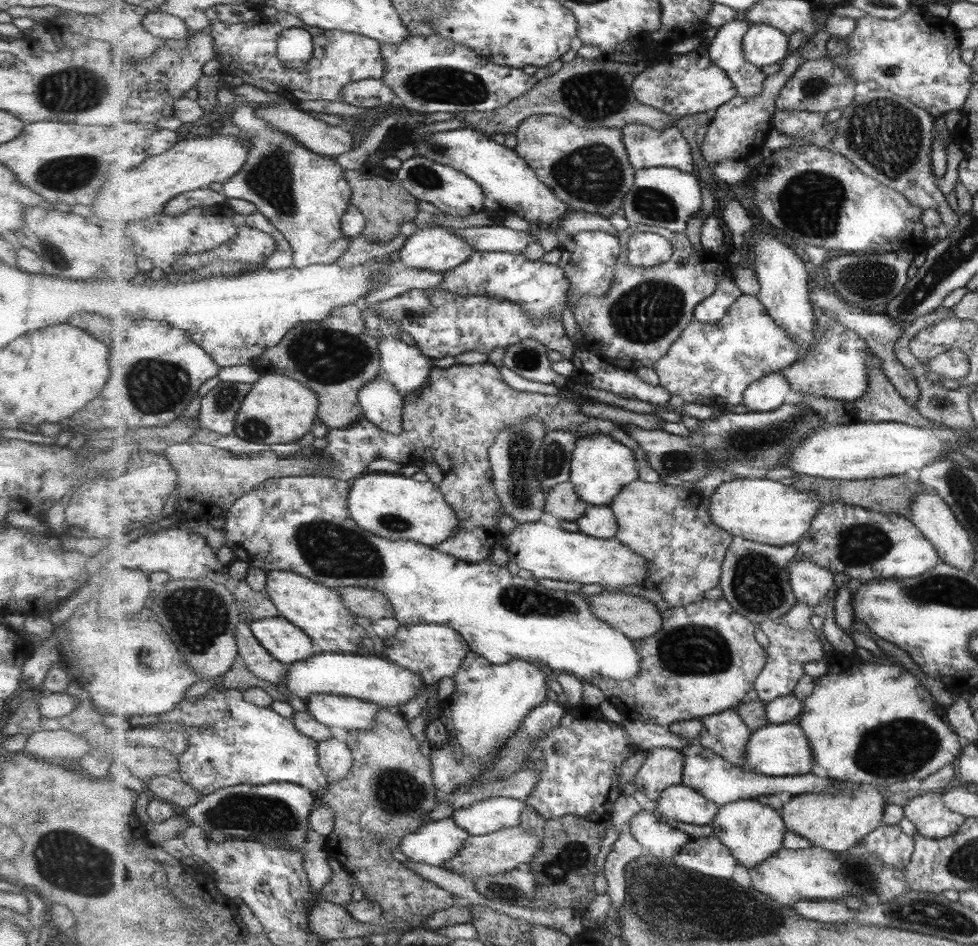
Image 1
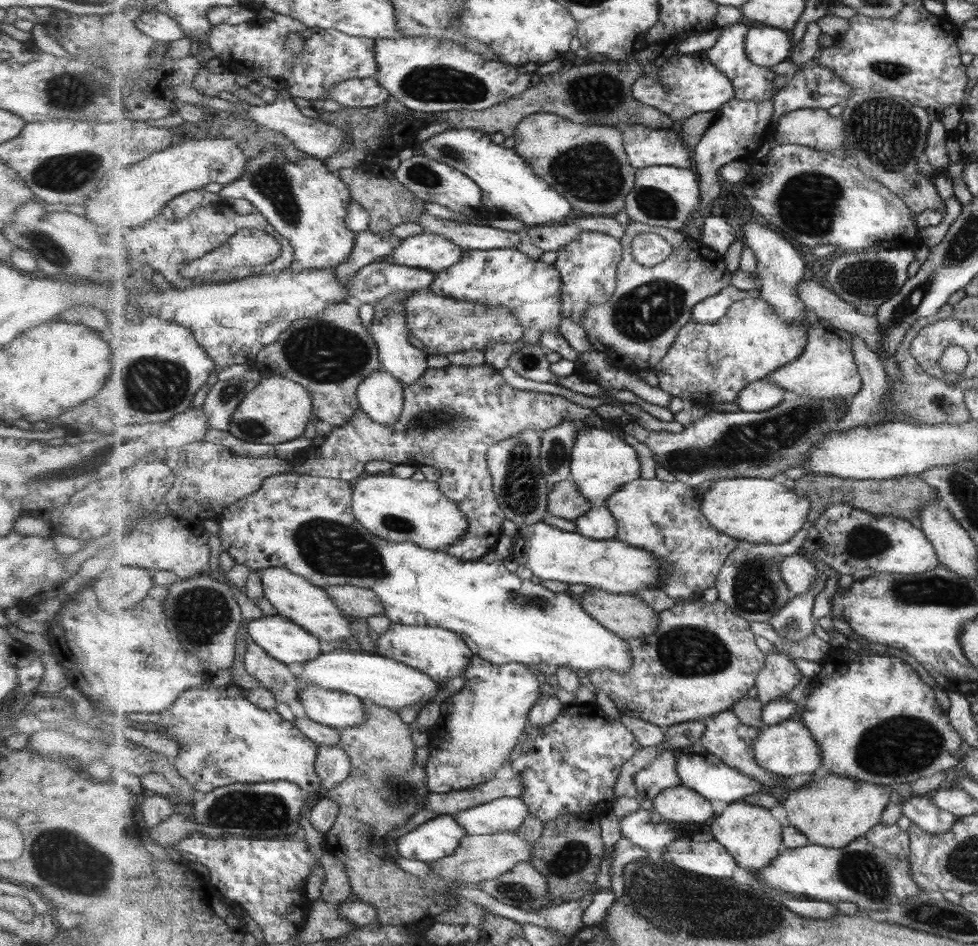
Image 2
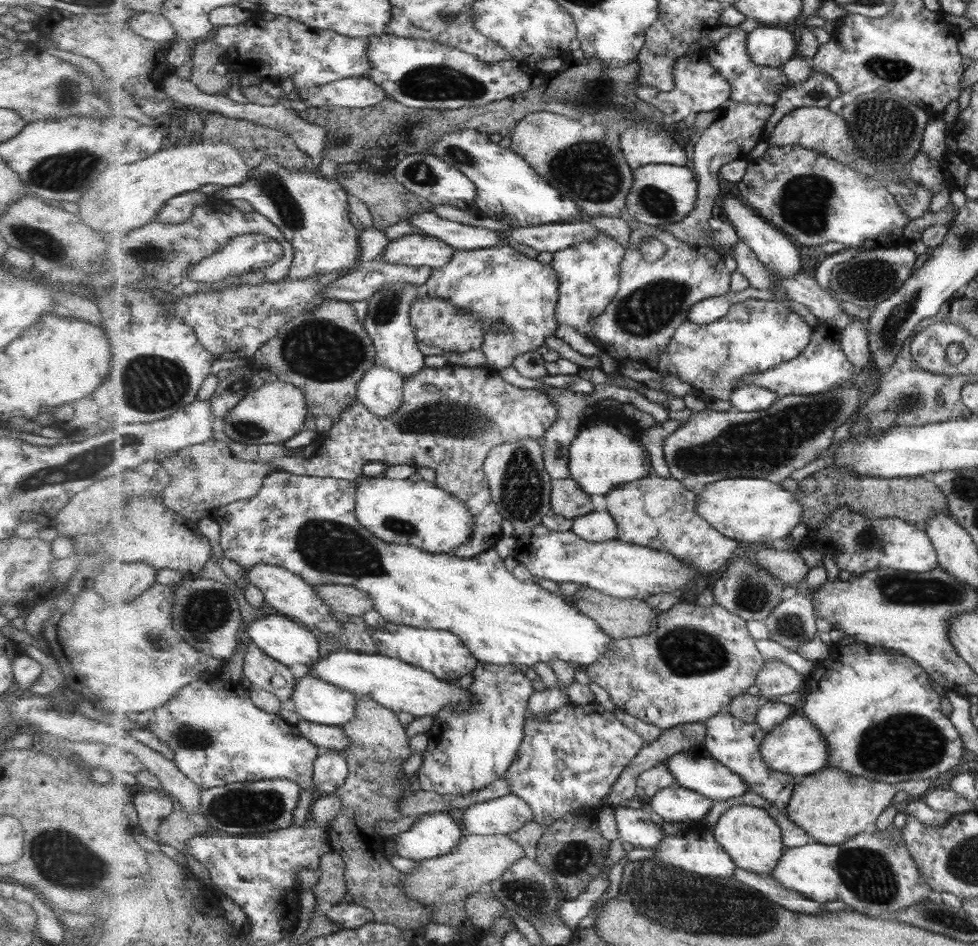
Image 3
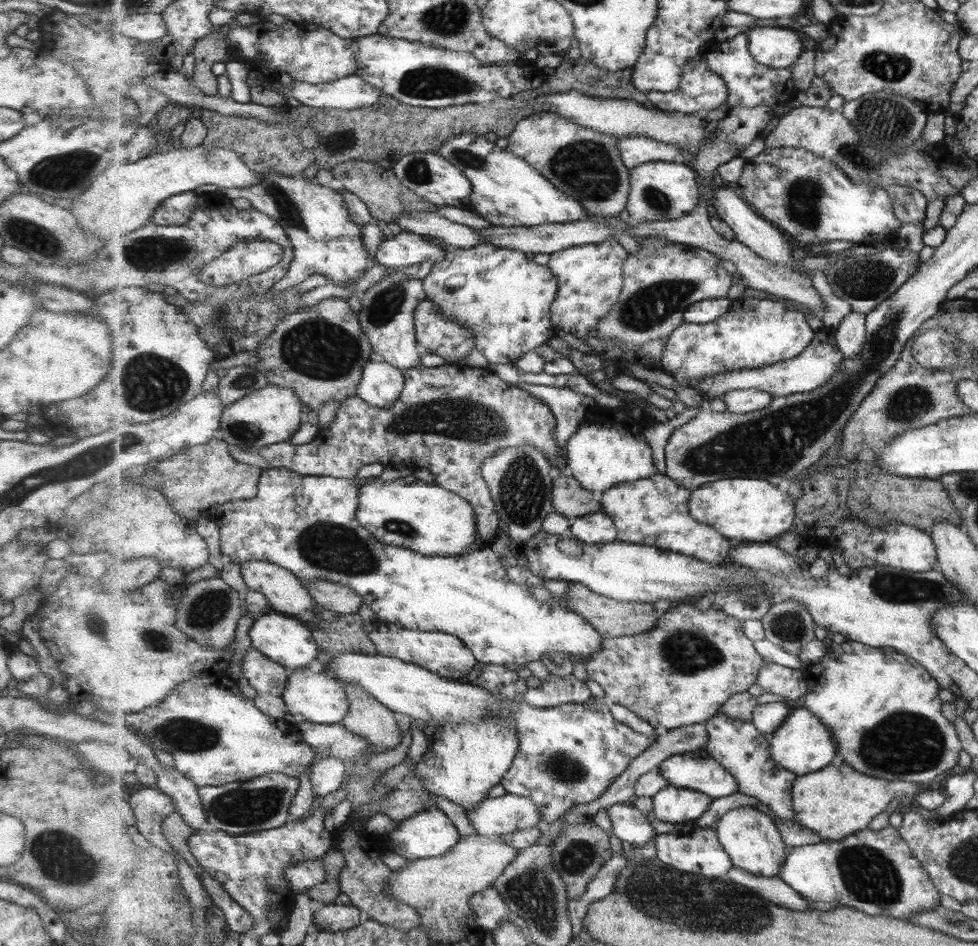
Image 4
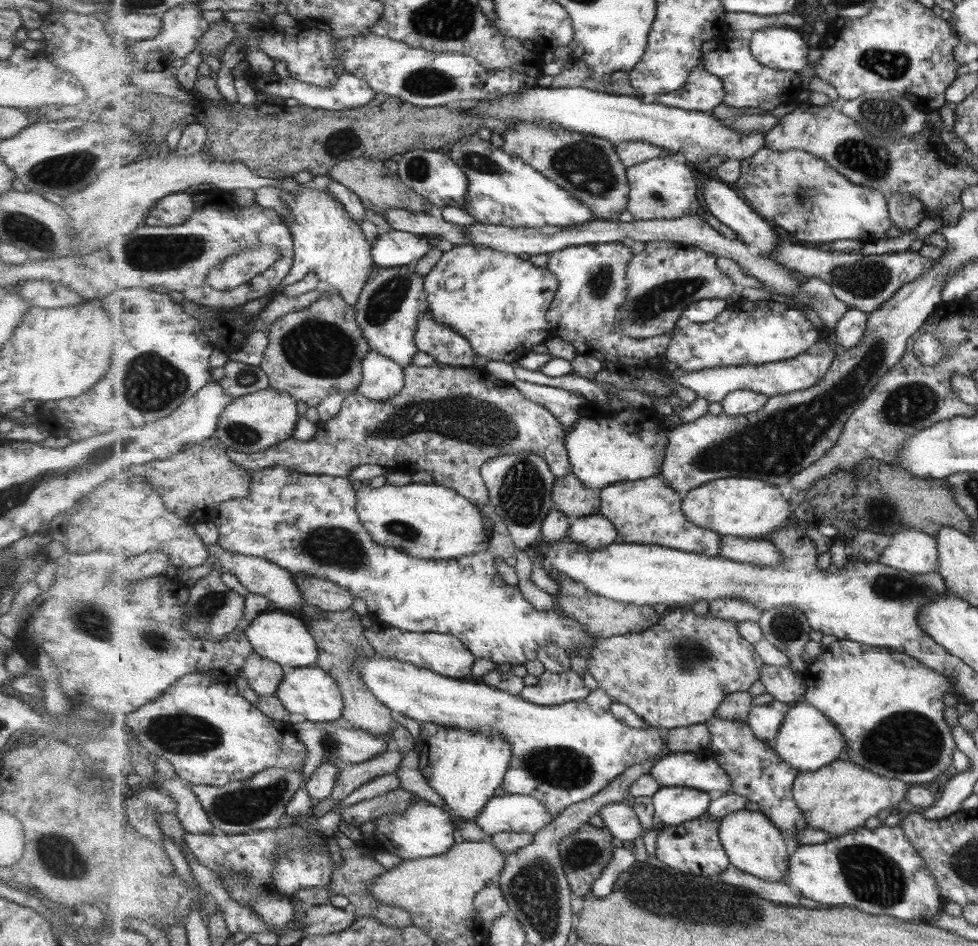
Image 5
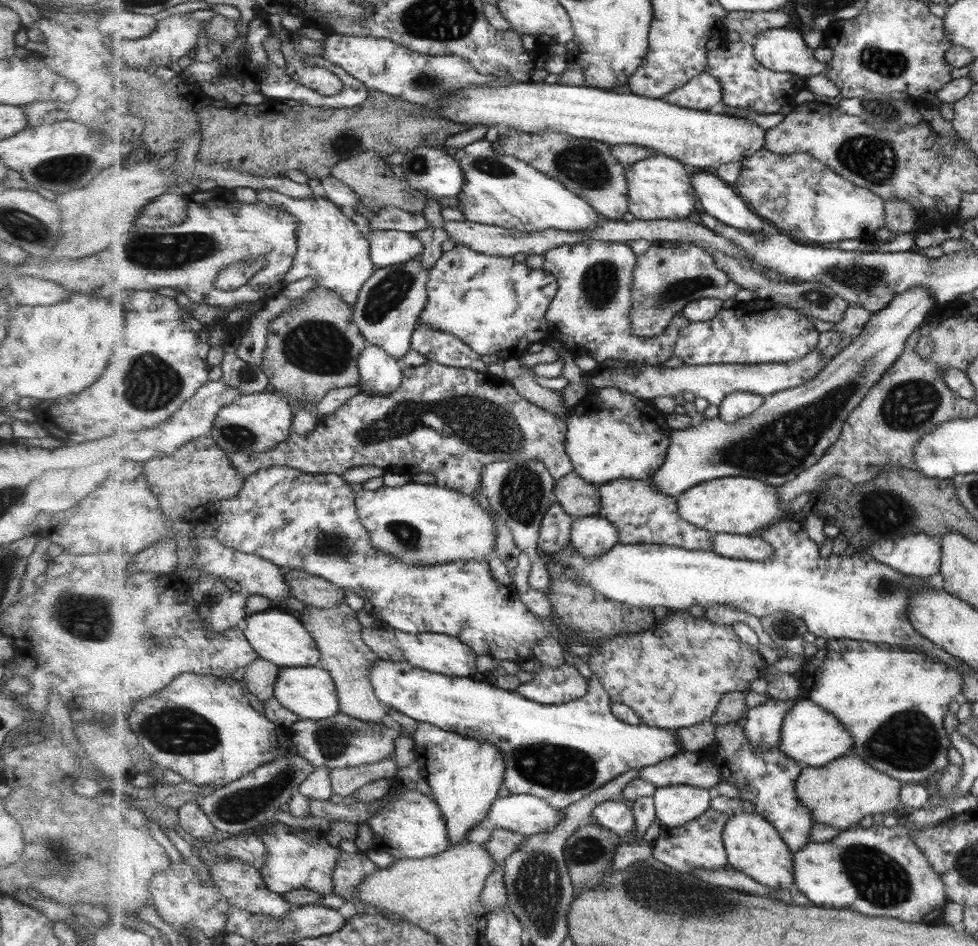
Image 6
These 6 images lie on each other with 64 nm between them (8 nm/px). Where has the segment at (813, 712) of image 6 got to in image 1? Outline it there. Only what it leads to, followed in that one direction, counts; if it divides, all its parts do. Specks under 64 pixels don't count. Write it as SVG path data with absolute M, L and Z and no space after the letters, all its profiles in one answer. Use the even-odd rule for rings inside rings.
M773 724L753 731L743 769L767 776L799 776L814 772L814 747L801 724Z

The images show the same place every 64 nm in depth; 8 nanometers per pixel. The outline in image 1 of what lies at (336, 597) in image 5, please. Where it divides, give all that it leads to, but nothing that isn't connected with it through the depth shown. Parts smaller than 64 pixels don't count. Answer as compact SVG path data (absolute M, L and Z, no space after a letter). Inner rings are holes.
M343 586L337 590L347 607L357 616L369 618L371 621L395 616L393 604L378 590L359 586Z

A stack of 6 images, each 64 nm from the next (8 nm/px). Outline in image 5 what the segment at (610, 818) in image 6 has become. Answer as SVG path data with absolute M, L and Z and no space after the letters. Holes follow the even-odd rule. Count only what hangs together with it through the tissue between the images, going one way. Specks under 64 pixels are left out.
M629 801L611 803L599 812L606 828L623 842L639 840L644 837L646 829Z

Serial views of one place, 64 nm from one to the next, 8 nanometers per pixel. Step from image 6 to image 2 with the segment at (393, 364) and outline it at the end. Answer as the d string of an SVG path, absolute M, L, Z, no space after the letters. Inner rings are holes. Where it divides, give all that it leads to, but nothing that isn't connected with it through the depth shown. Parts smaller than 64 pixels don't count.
M375 370L358 387L358 402L375 422L395 426L404 410L404 387L387 370Z

